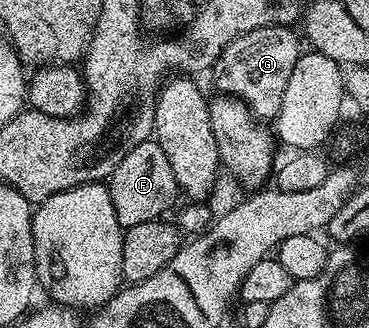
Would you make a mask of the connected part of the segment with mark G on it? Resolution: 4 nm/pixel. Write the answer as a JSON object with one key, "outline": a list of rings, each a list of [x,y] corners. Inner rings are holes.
{"outline":[[[264,26],[255,28],[255,32],[240,34],[222,52],[211,75],[217,81],[222,95],[238,98],[245,103],[258,120],[276,119],[283,104],[287,82],[291,79],[291,72],[295,69],[297,59],[303,53],[303,42],[296,29],[287,26]],[[302,46],[302,47],[301,47]],[[269,118],[269,119],[265,119]]]}

